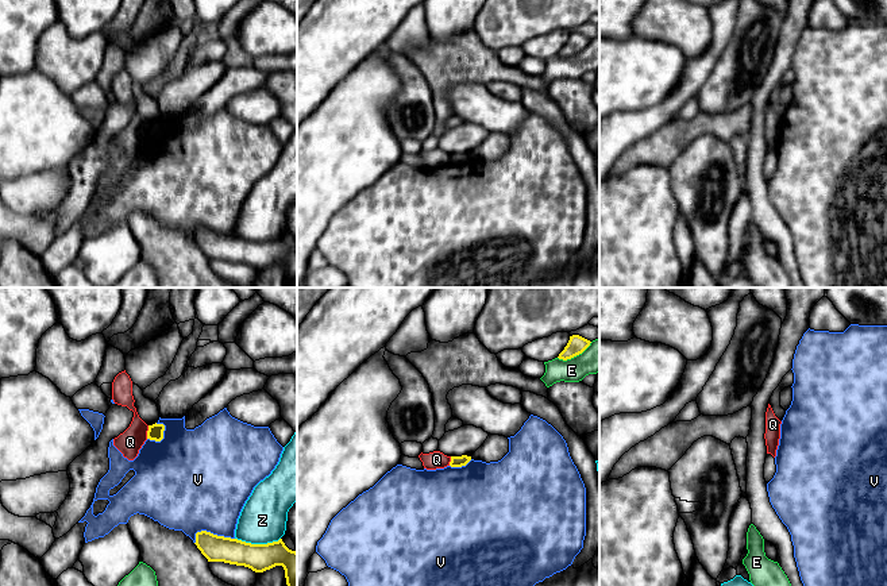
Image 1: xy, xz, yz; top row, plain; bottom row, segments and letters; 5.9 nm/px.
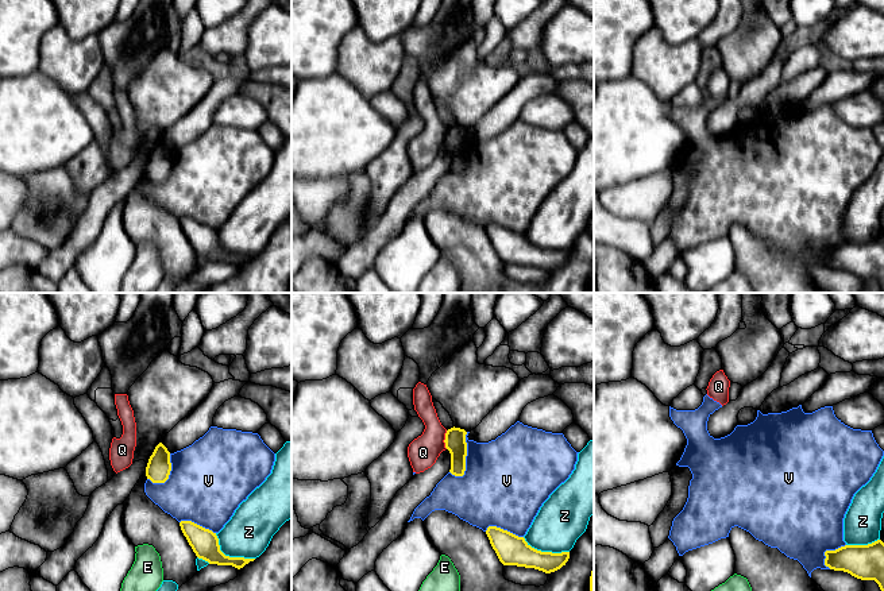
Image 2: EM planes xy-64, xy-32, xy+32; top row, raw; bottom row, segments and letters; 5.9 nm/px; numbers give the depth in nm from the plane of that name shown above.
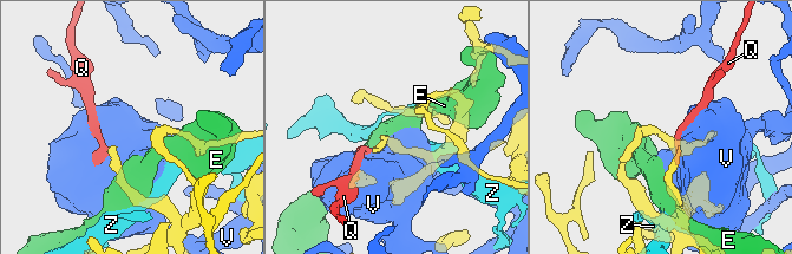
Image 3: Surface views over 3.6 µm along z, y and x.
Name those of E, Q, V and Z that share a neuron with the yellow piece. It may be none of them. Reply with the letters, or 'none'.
none

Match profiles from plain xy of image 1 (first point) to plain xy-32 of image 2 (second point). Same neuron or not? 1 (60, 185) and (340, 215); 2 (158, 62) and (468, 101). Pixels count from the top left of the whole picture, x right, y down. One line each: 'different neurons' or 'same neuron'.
1: different neurons
2: same neuron

